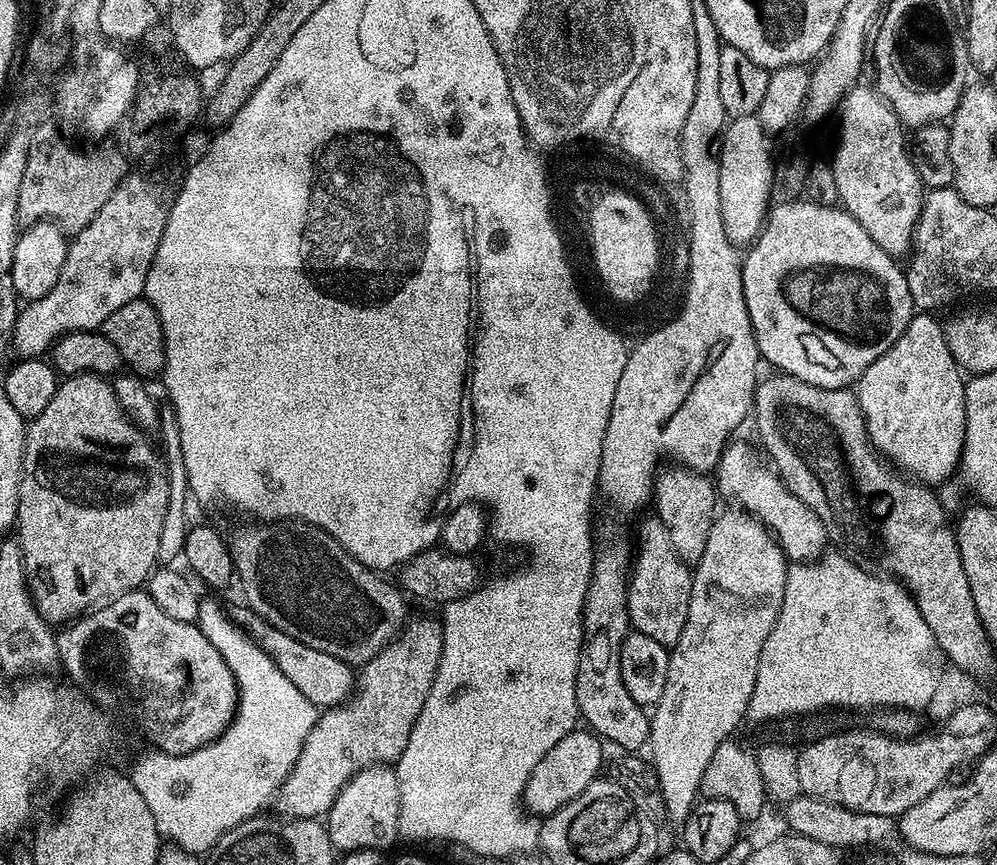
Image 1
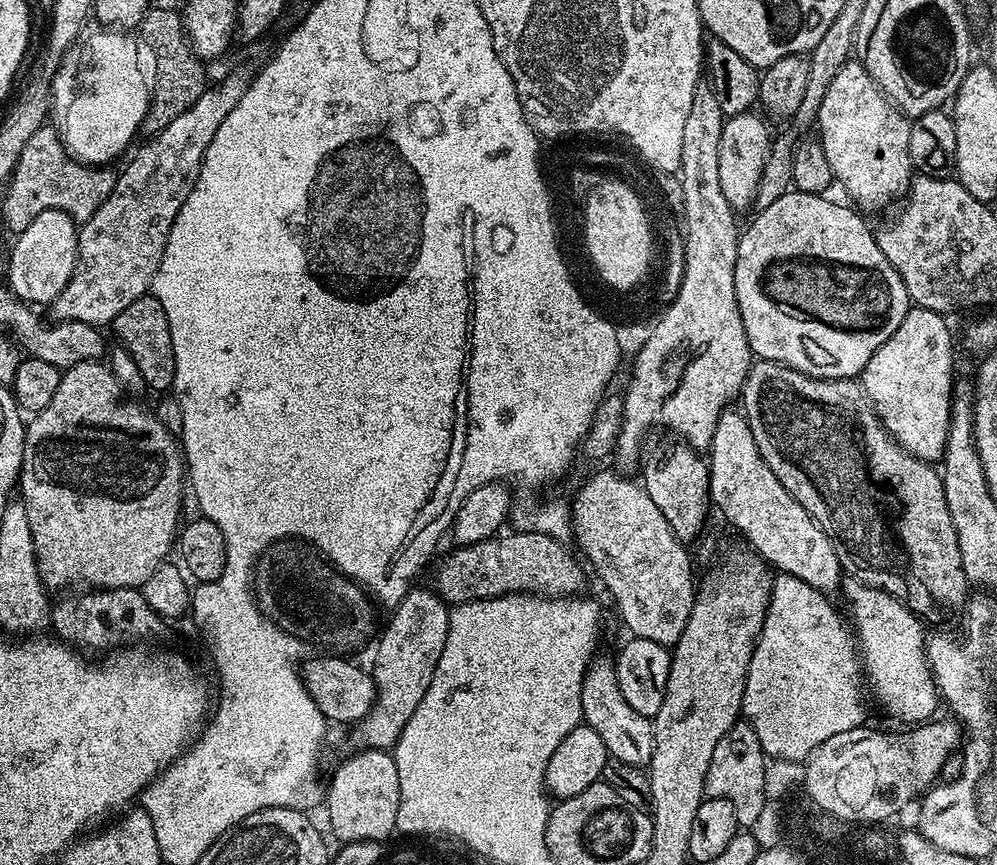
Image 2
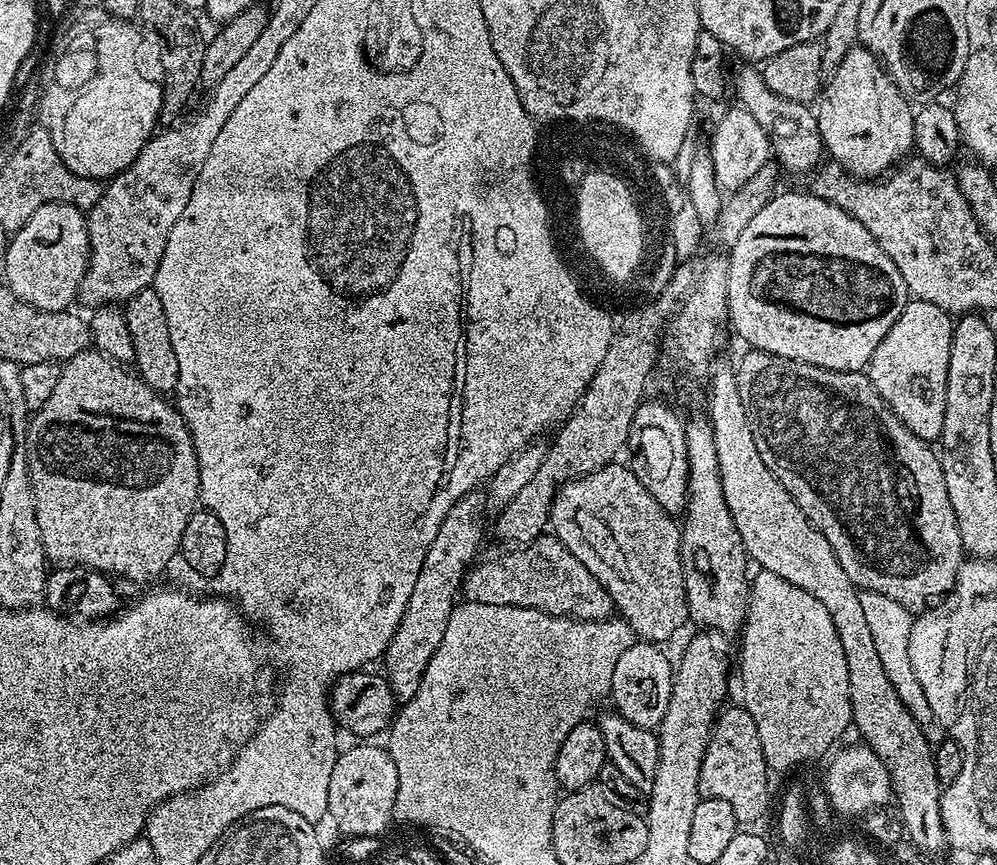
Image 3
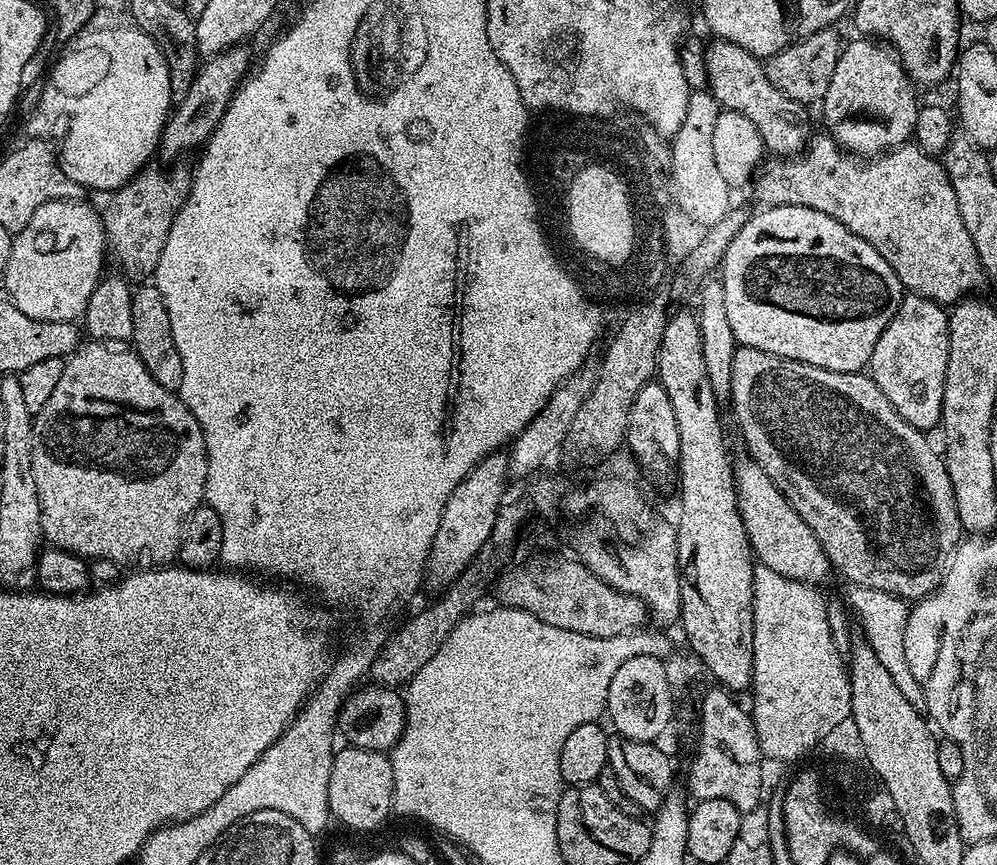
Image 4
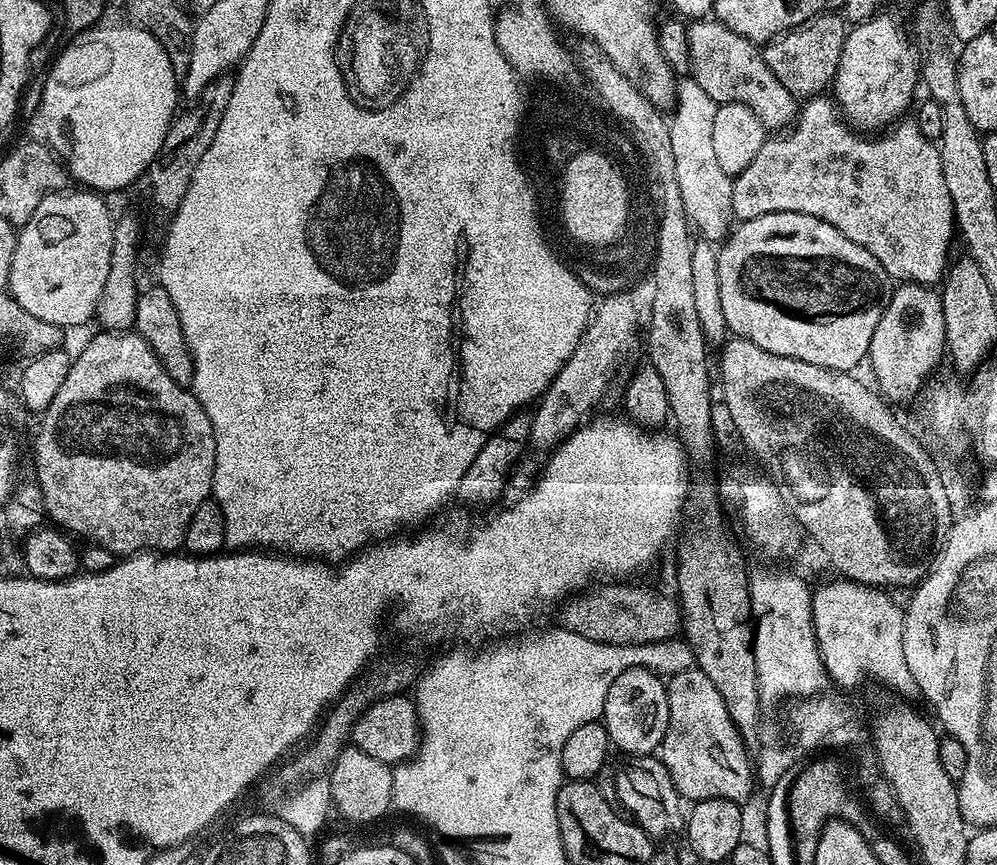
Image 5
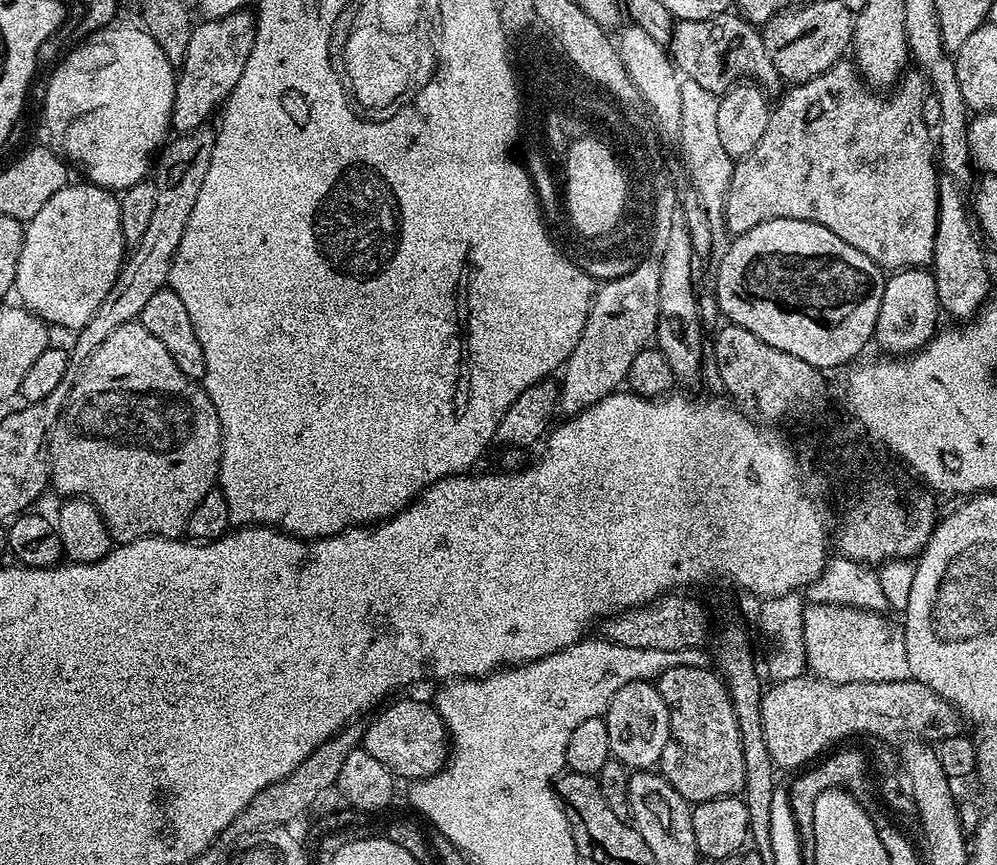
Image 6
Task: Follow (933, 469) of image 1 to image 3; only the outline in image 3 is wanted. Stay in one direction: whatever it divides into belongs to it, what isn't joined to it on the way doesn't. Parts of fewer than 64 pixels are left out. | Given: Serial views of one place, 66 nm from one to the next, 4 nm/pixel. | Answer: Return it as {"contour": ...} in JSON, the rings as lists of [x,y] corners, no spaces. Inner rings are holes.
{"contour":[[[915,298],[909,299],[902,314],[898,314],[898,322],[894,322],[886,338],[878,342],[878,350],[874,350],[866,369],[866,375],[872,380],[880,397],[887,402],[888,408],[911,432],[916,433],[919,440],[936,442],[942,434],[942,418],[946,414],[946,374],[950,366],[953,327],[953,317],[938,310],[938,306]]]}

